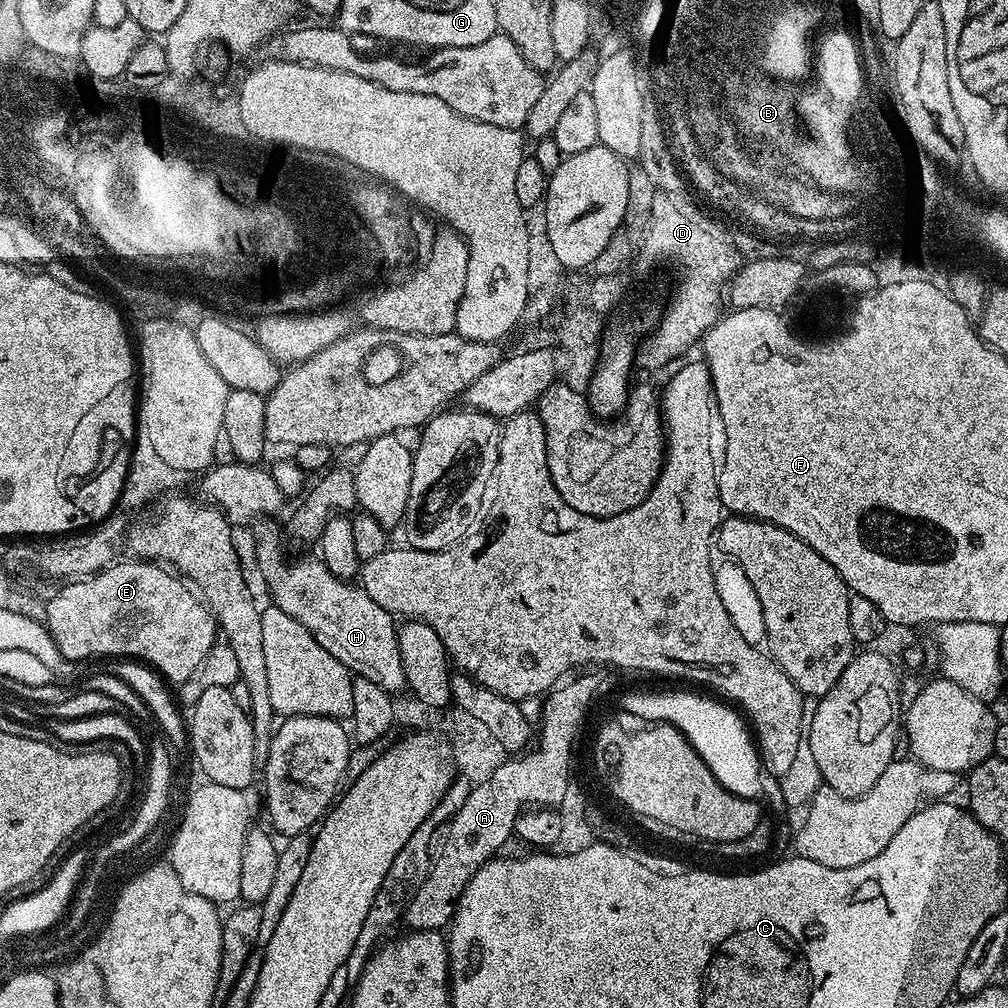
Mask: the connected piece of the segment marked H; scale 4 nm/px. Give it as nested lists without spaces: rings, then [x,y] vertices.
[[[264,528],[256,536],[256,564],[274,607],[302,622],[302,626],[314,634],[318,646],[330,650],[353,676],[370,678],[370,682],[382,686],[389,694],[396,694],[399,688],[405,687],[396,638],[397,621],[393,613],[382,610],[359,583],[345,582],[330,574],[319,558],[296,560],[292,568],[288,568],[280,536],[272,528]]]

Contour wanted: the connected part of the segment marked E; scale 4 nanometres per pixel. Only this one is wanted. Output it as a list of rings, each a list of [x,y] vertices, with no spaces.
[[[128,558],[125,564],[121,562],[113,563],[104,569],[103,572],[97,572],[94,576],[81,578],[75,582],[68,582],[63,585],[64,588],[57,594],[53,600],[47,601],[46,627],[48,633],[54,638],[58,650],[64,656],[65,660],[75,662],[75,660],[88,660],[91,656],[112,656],[111,658],[135,658],[151,666],[165,681],[179,686],[184,680],[190,678],[199,664],[207,655],[211,654],[211,648],[218,643],[218,625],[211,612],[208,611],[203,599],[175,571],[169,570],[165,565],[139,558]]]

